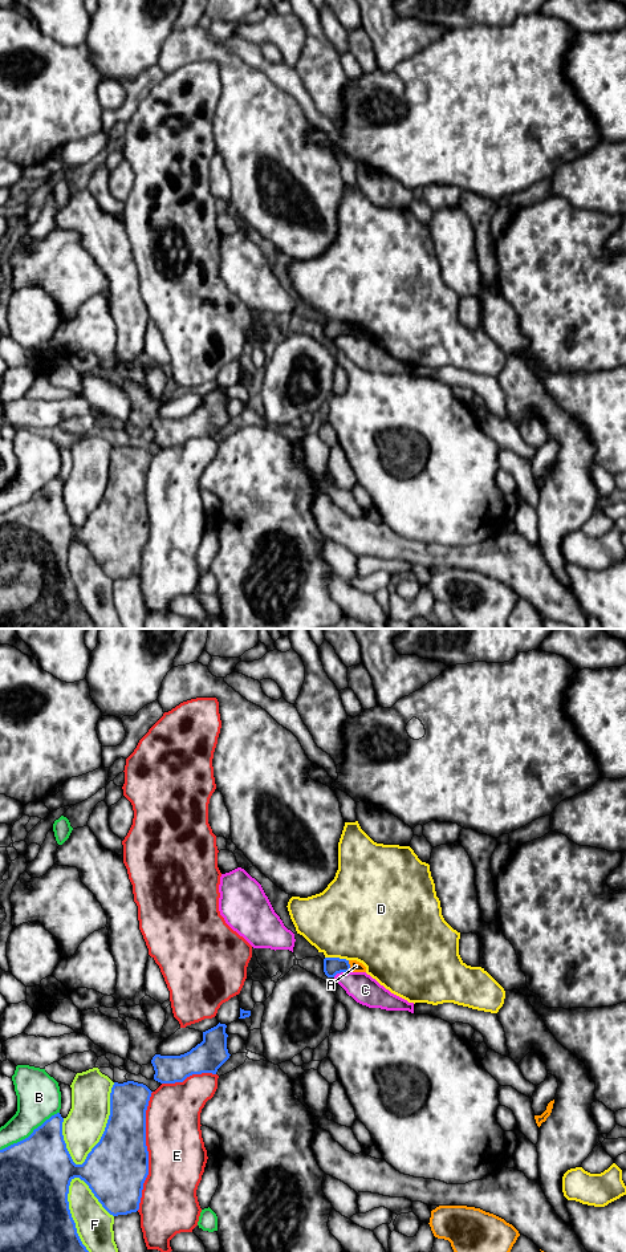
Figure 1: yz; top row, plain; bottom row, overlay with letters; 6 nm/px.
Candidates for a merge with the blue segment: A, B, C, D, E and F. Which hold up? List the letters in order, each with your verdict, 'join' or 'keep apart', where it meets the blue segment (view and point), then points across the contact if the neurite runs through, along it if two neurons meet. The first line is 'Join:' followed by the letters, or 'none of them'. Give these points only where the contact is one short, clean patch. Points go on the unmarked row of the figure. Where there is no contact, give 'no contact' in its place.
Join: none of them
A: keep apart; contact yz (349, 329); border yz (348, 324), (352, 333)
B: keep apart; contact yz (31, 498)
C: keep apart; contact yz (342, 334)
D: keep apart; contact yz (337, 321); border yz (325, 320), (338, 320), (348, 324)
E: keep apart; contact yz (147, 515)
F: keep apart; contact yz (73, 584)

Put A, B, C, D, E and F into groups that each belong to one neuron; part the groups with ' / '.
A / B / C / D / E / F

